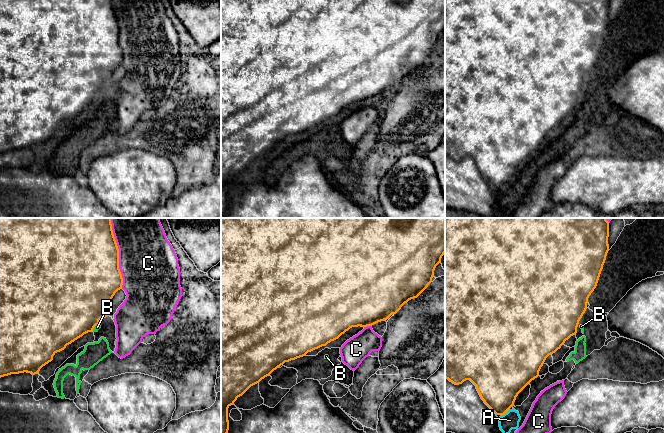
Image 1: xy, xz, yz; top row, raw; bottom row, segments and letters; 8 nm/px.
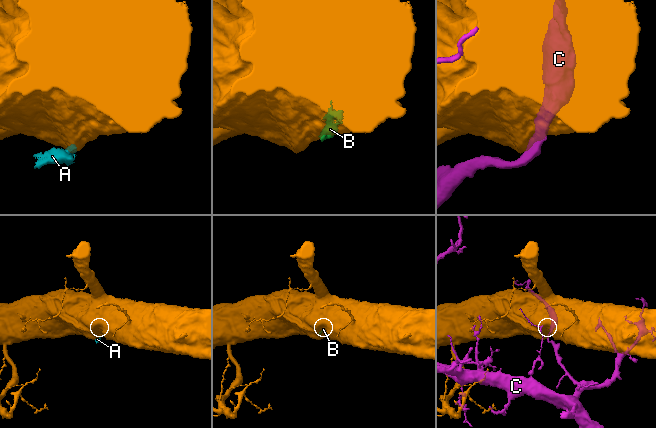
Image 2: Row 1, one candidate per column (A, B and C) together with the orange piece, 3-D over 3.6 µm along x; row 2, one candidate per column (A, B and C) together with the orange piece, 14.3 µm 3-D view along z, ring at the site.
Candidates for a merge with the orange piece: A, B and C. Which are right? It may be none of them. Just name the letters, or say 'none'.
none

